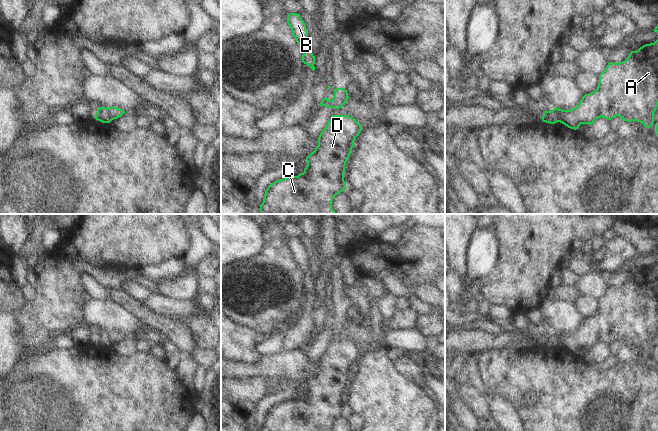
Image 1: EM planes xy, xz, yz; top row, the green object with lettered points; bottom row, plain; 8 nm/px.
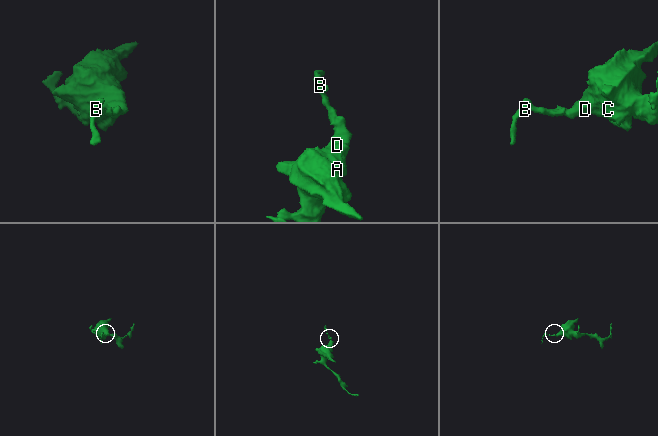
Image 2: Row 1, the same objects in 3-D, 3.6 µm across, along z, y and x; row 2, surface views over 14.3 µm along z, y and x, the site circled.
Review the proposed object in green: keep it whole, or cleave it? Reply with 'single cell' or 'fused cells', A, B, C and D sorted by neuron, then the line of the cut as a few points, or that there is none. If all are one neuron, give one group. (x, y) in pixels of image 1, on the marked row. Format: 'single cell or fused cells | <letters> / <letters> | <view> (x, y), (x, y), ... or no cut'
fused cells | A C D / B | yz (543, 112), (557, 112), (559, 121)

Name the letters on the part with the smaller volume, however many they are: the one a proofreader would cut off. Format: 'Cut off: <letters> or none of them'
Cut off: B

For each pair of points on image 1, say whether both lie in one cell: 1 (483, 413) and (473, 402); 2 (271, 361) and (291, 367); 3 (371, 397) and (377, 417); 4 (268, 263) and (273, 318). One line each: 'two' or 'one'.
1: one
2: one
3: one
4: one

